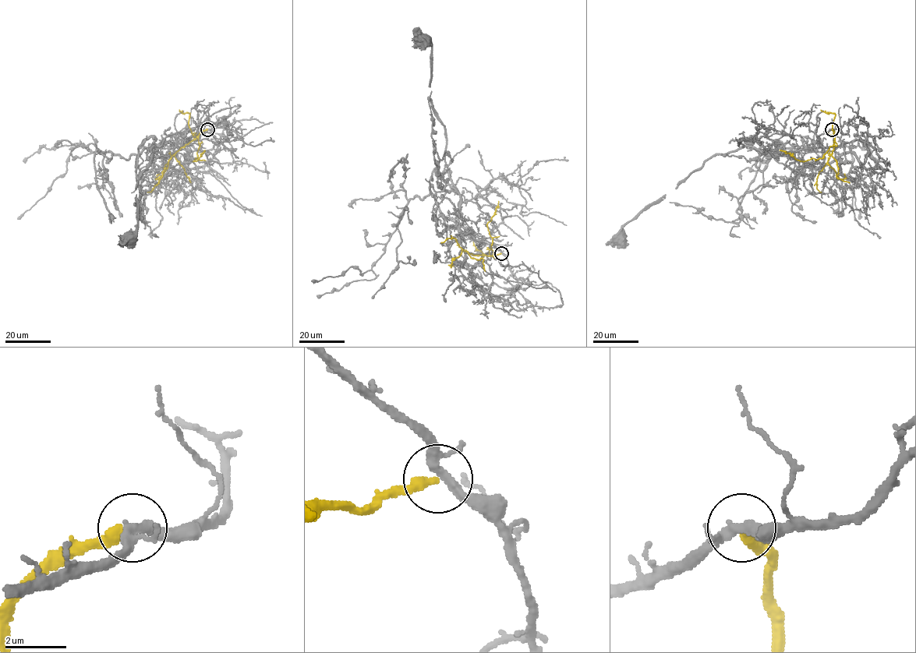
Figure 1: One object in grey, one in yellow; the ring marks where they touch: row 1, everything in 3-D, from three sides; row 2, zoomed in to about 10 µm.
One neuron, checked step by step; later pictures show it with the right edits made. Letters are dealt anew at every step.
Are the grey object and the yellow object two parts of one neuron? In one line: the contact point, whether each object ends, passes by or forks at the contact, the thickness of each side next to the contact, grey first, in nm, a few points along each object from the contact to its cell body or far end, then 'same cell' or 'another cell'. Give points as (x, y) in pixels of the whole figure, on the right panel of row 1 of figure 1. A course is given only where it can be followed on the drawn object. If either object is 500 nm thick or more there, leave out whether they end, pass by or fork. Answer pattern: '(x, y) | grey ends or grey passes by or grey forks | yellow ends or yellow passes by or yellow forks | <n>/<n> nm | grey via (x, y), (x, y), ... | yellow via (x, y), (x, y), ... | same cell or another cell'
(832, 129) | grey forks | yellow ends | 260/340 nm | grey via (831, 129), (775, 154), (763, 171), (770, 186), (737, 200), (738, 222), (662, 196), (628, 221), (618, 240) | yellow via (832, 129), (834, 132), (833, 150), (816, 179), (817, 189), (821, 192) | another cell

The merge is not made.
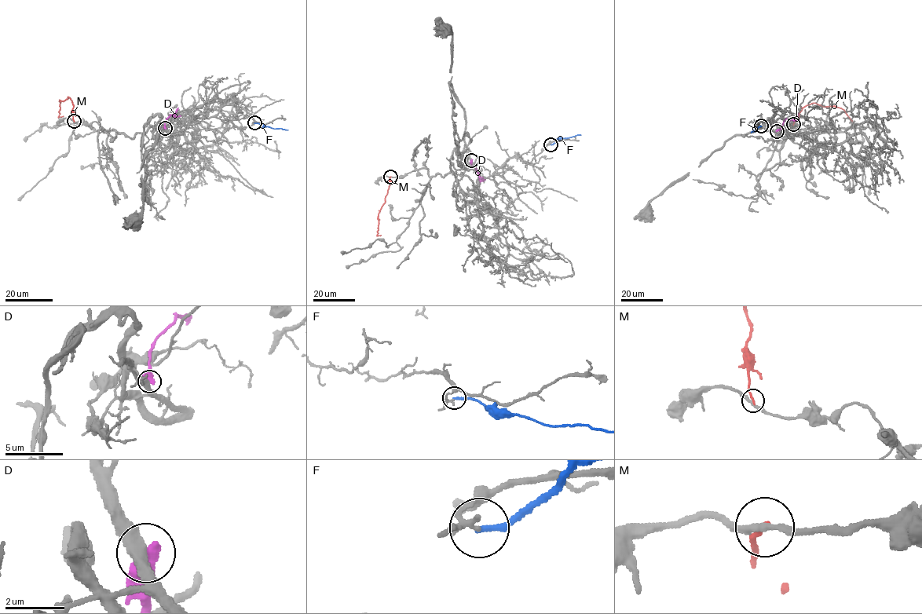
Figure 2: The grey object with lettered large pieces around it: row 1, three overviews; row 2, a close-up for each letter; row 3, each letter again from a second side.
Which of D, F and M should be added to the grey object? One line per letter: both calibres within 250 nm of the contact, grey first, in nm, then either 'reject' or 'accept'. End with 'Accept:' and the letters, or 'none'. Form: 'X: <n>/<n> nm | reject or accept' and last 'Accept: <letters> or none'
D: 440/550 nm | reject
F: 140/220 nm | reject
M: 220/190 nm | reject
Accept: none

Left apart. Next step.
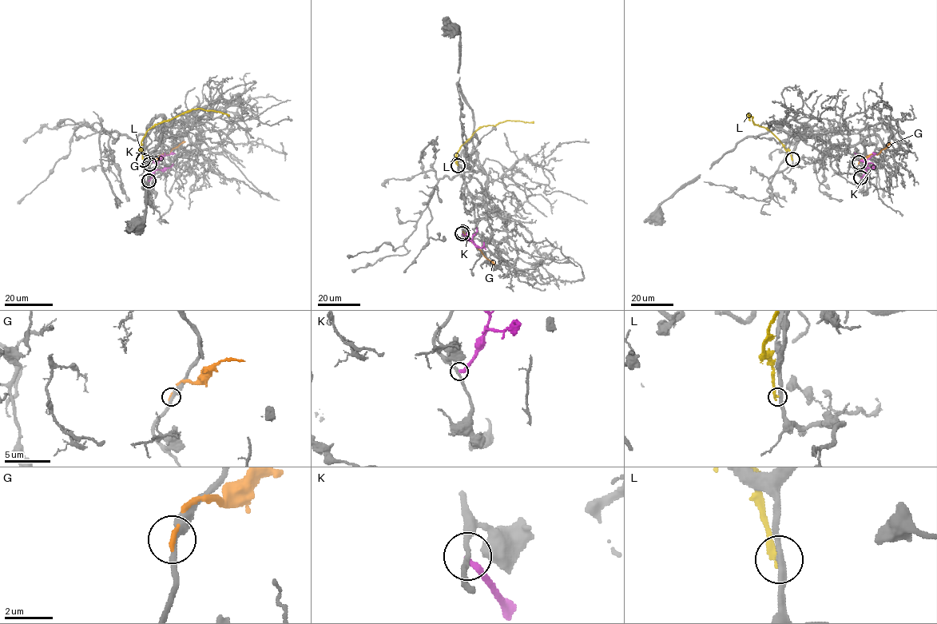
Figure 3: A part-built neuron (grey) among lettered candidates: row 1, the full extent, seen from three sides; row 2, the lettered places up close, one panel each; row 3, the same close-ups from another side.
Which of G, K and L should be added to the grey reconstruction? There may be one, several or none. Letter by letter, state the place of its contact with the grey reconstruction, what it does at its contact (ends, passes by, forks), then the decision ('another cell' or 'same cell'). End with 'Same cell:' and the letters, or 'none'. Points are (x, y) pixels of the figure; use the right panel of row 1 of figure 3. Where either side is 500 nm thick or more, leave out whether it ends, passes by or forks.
G: (859, 162) | it ends | another cell
K: (860, 177) | it ends | another cell
L: (792, 159) | it ends | another cell
Same cell: none

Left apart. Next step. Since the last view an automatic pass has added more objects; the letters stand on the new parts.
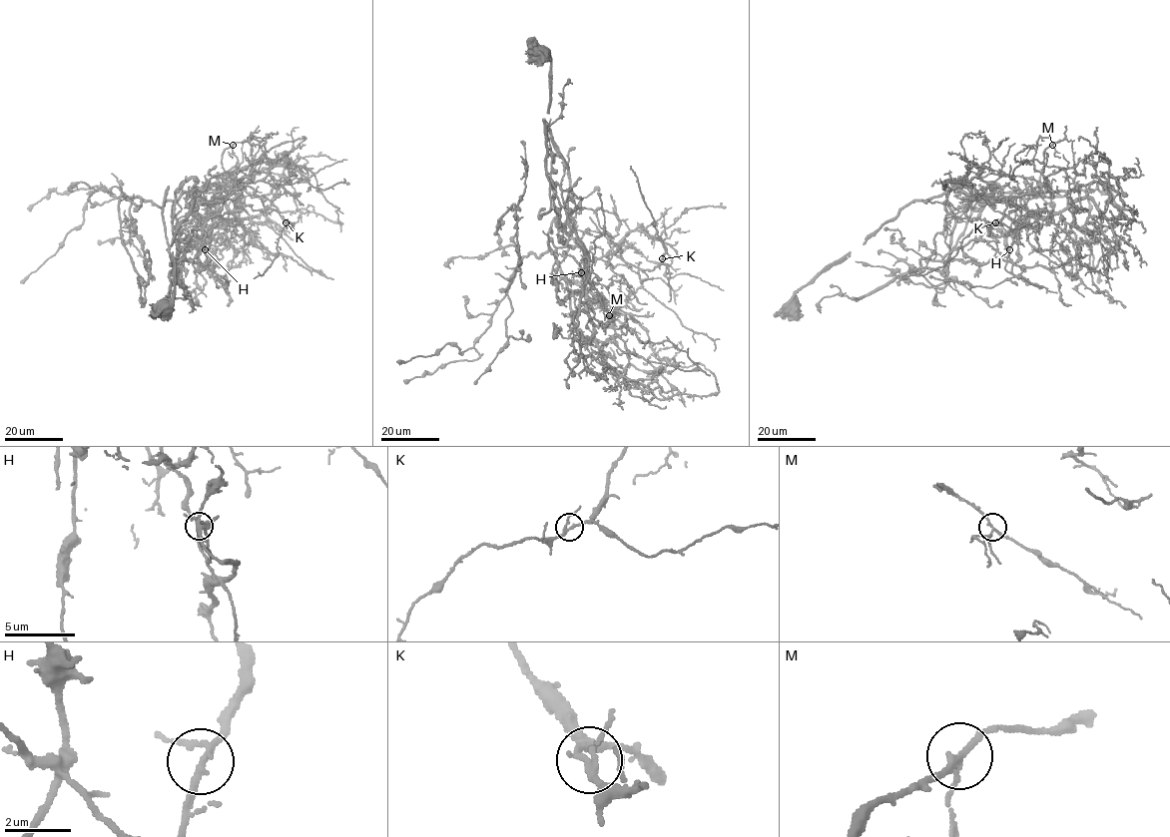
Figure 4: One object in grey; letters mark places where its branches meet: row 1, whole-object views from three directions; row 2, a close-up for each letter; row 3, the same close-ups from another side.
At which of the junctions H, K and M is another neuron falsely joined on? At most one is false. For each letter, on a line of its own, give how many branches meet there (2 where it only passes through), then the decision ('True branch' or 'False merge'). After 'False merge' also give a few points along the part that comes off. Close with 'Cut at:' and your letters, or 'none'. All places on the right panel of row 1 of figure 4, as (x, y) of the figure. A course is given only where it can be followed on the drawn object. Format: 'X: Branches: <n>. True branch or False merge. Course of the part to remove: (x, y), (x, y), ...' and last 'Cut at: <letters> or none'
H: Branches: 3. False merge. Course of the part to remove: (1008, 249), (1006, 259), (983, 263), (928, 259), (943, 230), (949, 191), (963, 186), (973, 198), (953, 195)
K: Branches: 3. True branch
M: Branches: 3. True branch
Cut at: H

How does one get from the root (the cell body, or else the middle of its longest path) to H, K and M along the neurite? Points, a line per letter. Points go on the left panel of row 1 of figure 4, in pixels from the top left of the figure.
H: (164, 310), (192, 240), (174, 238), (175, 203), (177, 221), (209, 209), (205, 249)
K: (164, 310), (171, 256), (184, 287), (192, 240), (173, 235), (184, 193), (248, 186), (286, 222)
M: (164, 310), (171, 256), (184, 287), (192, 240), (174, 238), (171, 207), (227, 180), (233, 144)

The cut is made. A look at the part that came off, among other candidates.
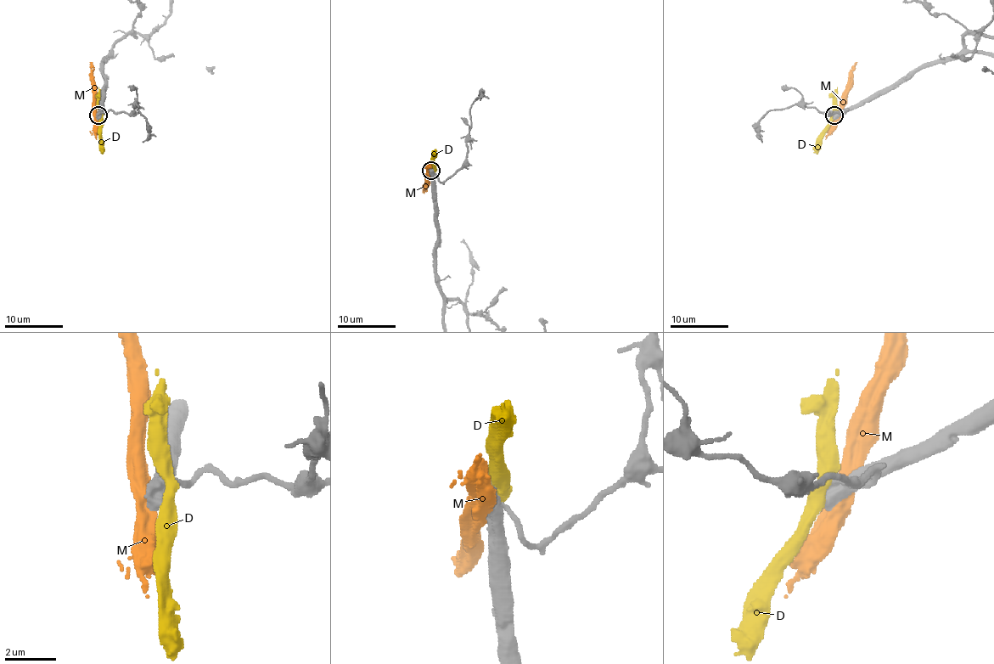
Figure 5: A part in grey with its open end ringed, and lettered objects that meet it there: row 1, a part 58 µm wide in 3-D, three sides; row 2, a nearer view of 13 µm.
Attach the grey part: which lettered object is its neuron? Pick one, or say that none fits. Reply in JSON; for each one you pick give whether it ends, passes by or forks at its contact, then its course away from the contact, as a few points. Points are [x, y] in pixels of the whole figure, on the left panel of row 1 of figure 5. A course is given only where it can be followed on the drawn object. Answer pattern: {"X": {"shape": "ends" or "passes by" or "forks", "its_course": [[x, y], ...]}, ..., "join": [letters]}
{"join": []}

